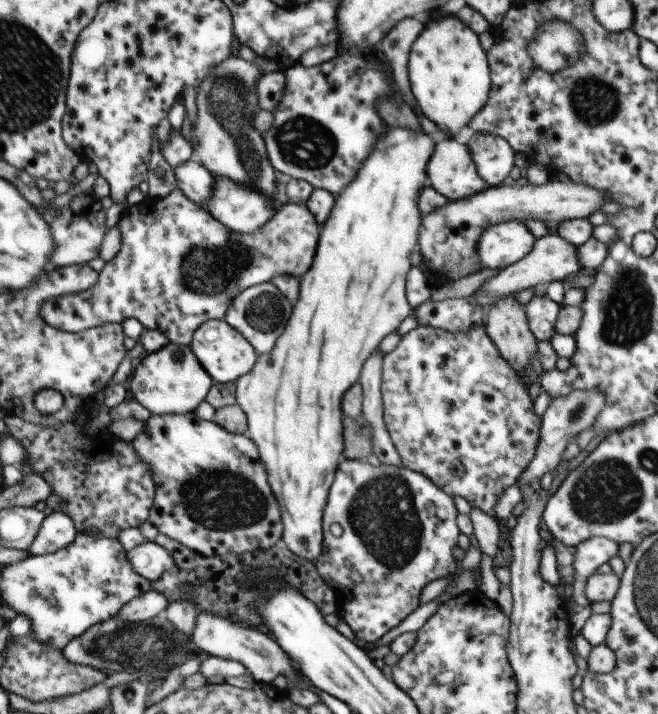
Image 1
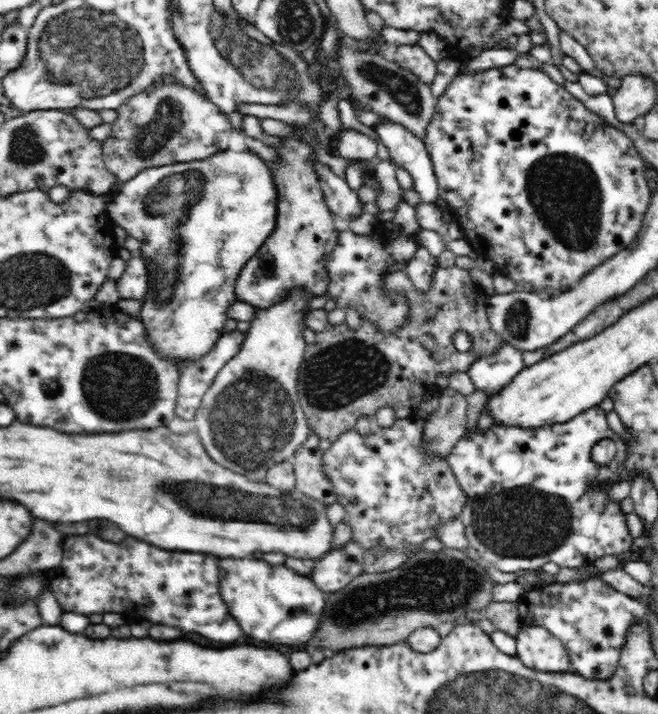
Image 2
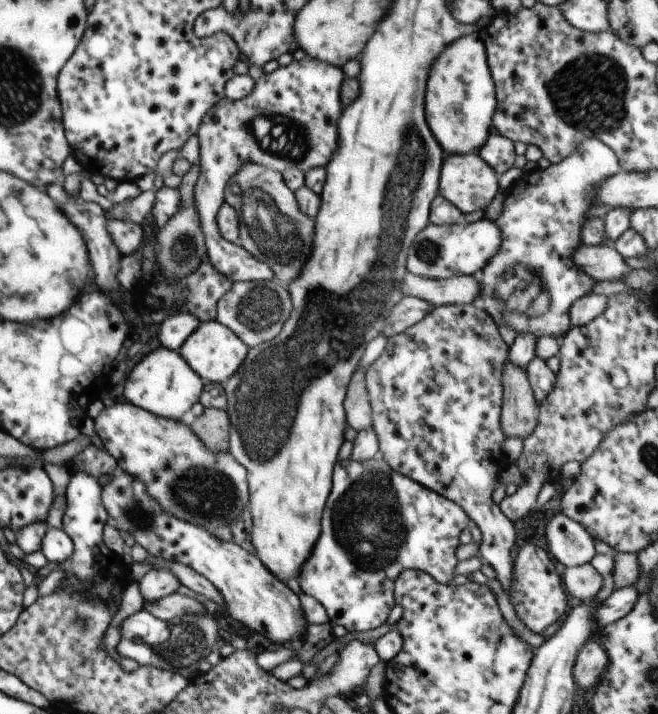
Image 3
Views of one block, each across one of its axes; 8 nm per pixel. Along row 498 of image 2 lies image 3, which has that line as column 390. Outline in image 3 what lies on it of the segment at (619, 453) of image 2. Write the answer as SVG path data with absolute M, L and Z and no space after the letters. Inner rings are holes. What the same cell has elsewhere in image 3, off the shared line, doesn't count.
M377 457L367 461L358 462L354 459L341 460L334 468L333 485L325 504L325 510L321 518L321 533L313 551L308 559L301 566L301 572L298 576L301 589L310 596L313 596L326 609L329 616L329 622L333 625L340 625L346 628L347 632L368 632L374 630L381 624L386 623L390 610L395 606L395 580L404 569L418 569L427 572L434 577L440 584L447 585L456 575L454 568L459 560L456 558L456 548L461 544L459 541L460 532L469 527L471 518L455 502L448 500L445 496L423 487L419 482L410 477L396 472L383 458Z

